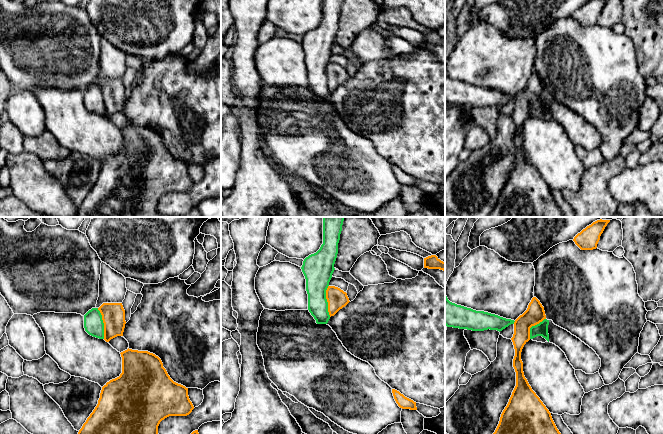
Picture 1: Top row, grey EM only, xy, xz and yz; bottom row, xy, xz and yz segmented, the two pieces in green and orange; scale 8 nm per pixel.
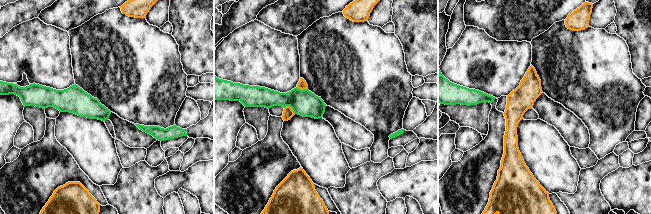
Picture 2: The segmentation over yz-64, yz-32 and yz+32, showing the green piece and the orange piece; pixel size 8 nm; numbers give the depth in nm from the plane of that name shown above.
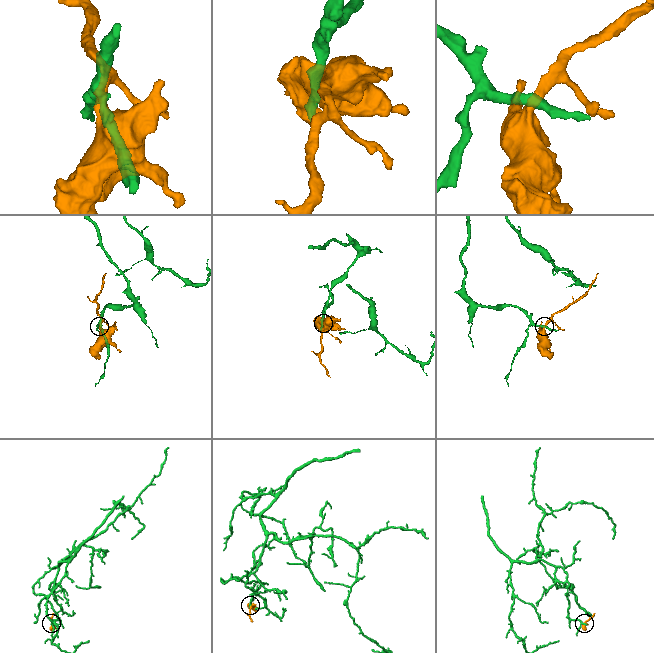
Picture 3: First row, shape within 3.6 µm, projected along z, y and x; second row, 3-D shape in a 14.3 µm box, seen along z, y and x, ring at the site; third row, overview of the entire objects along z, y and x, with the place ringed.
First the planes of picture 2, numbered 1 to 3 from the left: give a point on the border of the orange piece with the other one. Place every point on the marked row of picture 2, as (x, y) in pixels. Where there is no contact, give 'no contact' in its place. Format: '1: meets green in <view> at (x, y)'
1: no contact
2: meets green in yz-32 at (290, 106)
3: no contact

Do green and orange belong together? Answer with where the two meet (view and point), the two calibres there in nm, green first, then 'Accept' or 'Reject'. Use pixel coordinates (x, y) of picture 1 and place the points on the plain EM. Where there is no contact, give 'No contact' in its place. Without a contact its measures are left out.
Touches green at xz (326, 77). Thickness 220 nm (green) against 160 nm. Reject

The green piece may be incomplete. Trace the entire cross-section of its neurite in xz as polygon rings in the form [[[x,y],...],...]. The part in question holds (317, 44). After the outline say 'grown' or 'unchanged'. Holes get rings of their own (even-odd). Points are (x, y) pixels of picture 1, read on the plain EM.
[[[323,0],[323,20],[320,25],[306,33],[301,43],[306,55],[306,67],[308,70],[308,86],[316,96],[317,100],[327,100],[330,91],[328,88],[328,78],[326,66],[335,46],[334,40],[338,30],[338,19],[343,0]]] | unchanged

